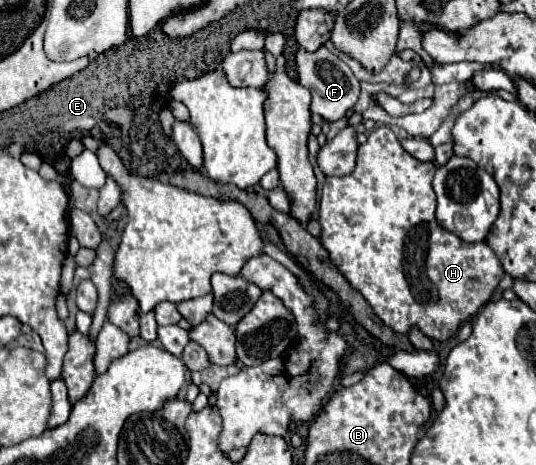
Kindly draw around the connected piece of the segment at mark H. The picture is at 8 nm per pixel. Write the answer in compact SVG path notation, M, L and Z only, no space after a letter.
M390 127L374 129L368 141L358 147L356 169L344 177L326 177L320 201L320 241L384 325L402 335L408 335L416 327L430 339L446 341L490 301L504 277L504 269L486 243L464 243L456 233L440 227L434 215L434 173L436 165L432 161L418 161L406 153Z

